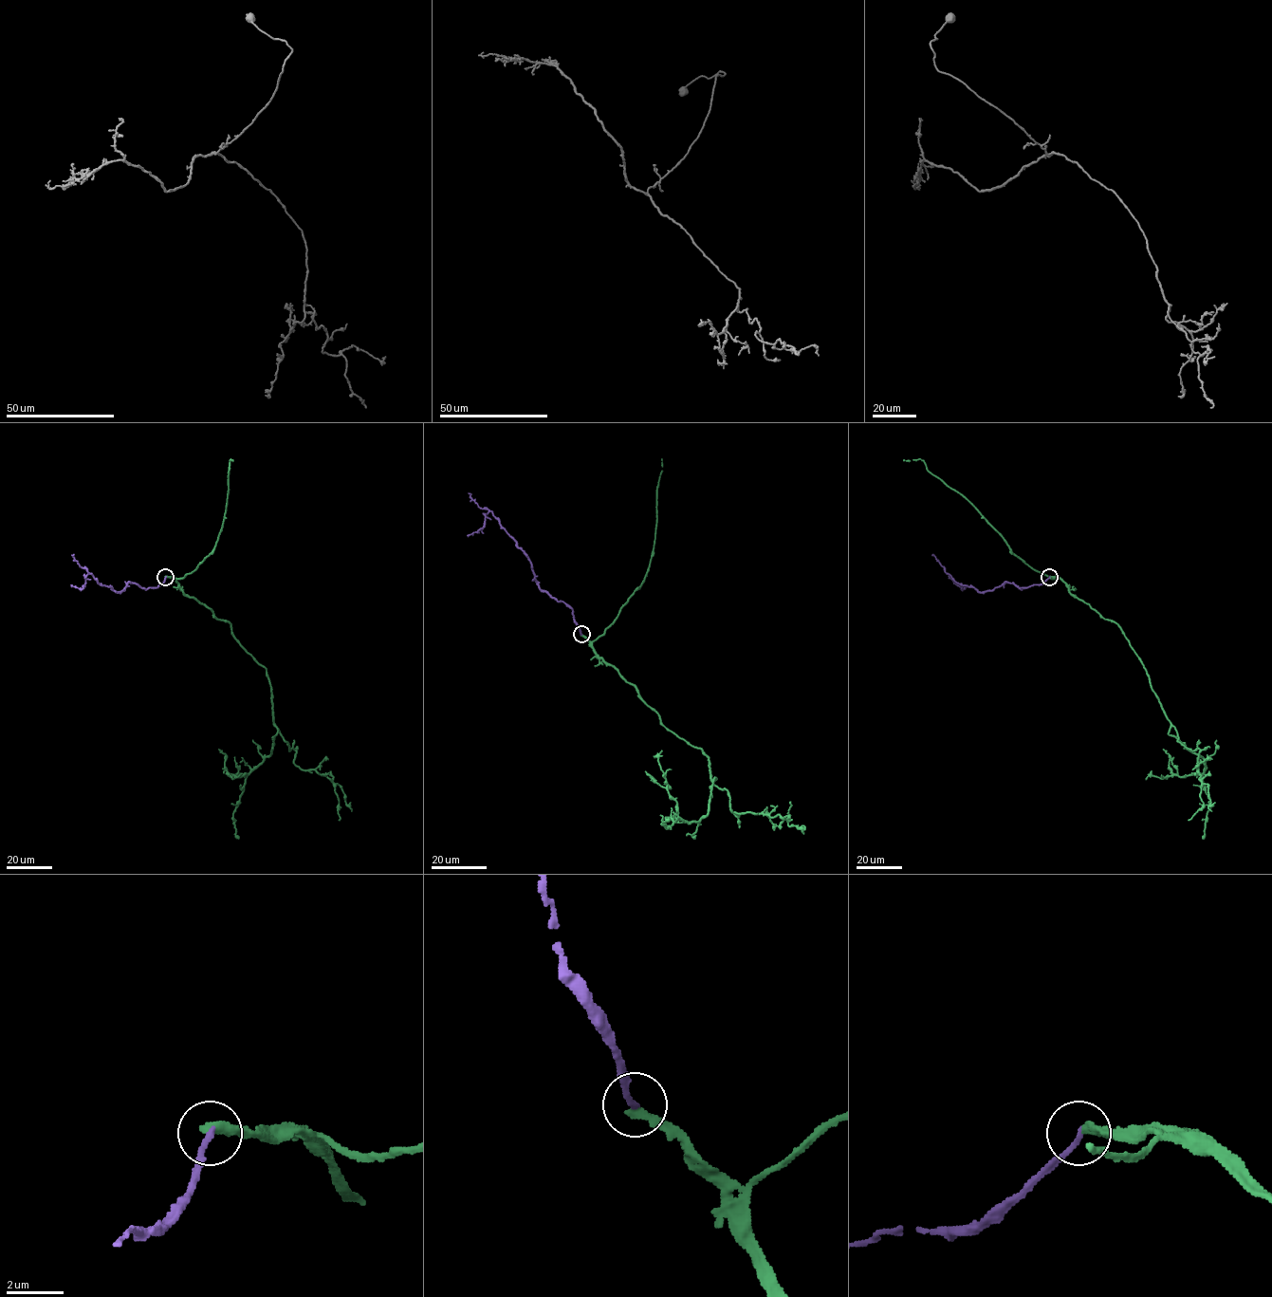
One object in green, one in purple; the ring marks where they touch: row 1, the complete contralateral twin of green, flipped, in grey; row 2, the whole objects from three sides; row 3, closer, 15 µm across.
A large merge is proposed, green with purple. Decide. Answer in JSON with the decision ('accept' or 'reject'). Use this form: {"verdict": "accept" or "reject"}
{"verdict": "reject"}

